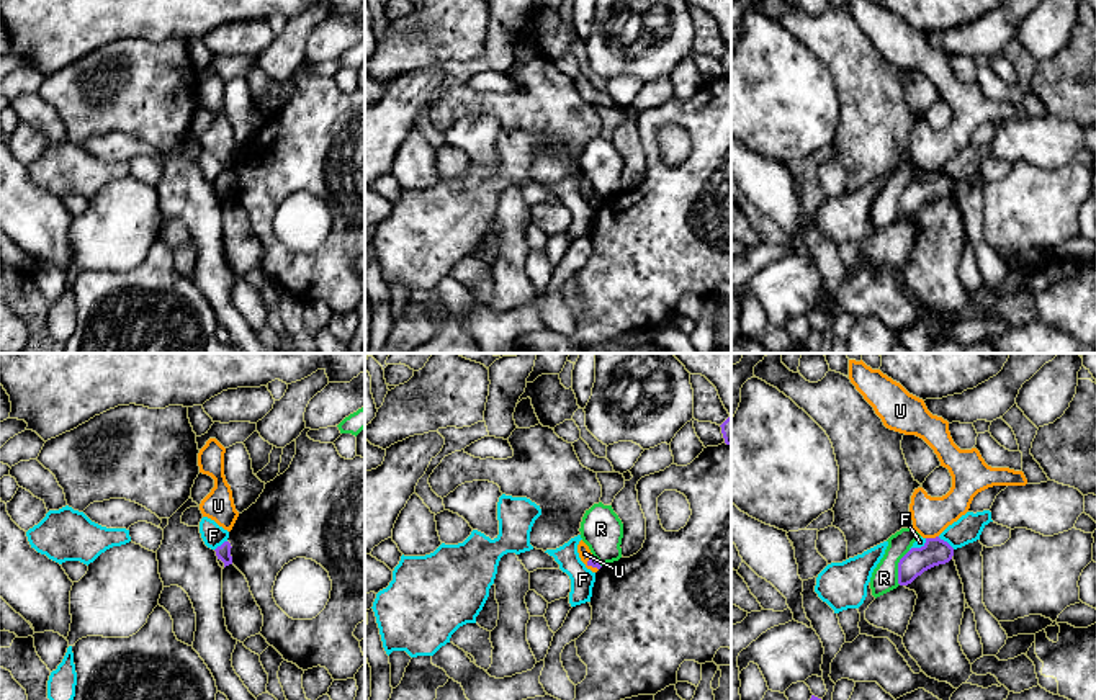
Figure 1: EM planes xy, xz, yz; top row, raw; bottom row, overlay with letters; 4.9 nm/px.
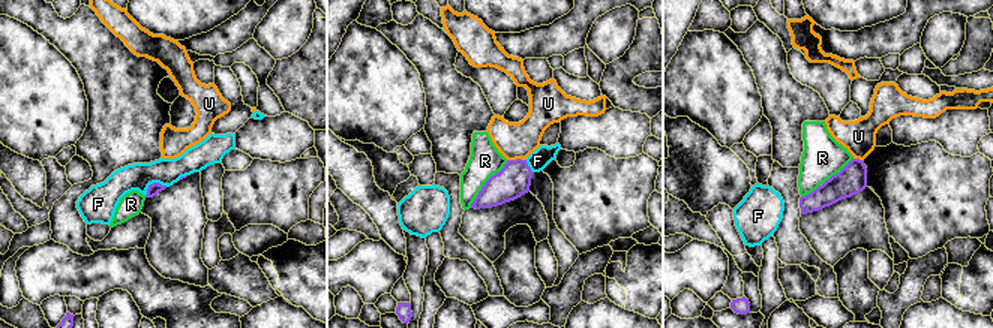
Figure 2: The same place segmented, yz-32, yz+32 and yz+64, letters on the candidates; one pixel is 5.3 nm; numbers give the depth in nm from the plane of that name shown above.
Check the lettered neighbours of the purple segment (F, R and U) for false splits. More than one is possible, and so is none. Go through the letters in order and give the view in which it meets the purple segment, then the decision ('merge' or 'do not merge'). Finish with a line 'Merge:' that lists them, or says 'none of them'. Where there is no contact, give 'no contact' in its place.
F: contact in yz; do not merge
R: contact in yz; do not merge
U: contact in yz; do not merge
Merge: none of them

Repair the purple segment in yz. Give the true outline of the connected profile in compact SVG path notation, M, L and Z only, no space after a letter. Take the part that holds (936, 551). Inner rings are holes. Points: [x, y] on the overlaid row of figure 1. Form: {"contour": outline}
{"contour": "M926 538L926 543L921 548L911 548L898 563L898 584L908 586L924 571L946 564L952 559L954 548L941 540Z"}

